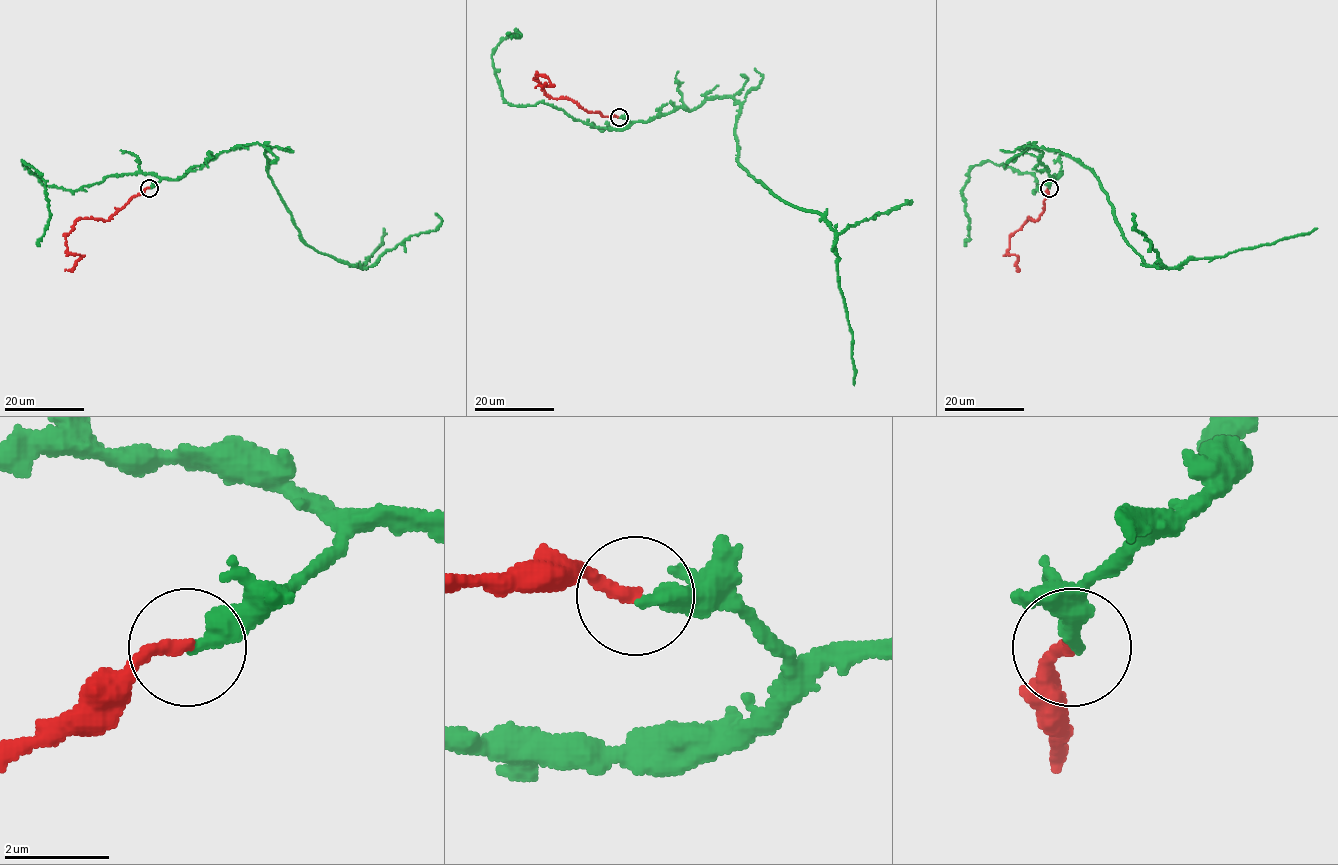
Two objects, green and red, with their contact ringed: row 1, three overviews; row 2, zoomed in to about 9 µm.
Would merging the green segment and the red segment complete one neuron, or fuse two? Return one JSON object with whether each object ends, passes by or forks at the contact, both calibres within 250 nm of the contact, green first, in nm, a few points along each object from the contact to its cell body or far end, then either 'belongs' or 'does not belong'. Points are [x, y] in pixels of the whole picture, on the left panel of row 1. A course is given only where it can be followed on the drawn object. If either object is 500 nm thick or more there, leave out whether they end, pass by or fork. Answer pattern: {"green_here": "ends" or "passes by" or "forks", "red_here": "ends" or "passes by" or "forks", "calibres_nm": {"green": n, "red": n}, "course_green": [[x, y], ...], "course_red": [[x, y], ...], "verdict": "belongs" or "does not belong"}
{"green_here": "ends", "red_here": "ends", "calibres_nm": {"green": 340, "red": 260}, "course_green": [[149, 188], [222, 152], [260, 143], [269, 147], [267, 173], [292, 222], [319, 252], [365, 267], [384, 228]], "course_red": [[148, 188], [135, 195], [108, 220], [79, 218], [66, 238], [67, 250], [79, 254], [80, 259], [65, 271]], "verdict": "belongs"}

